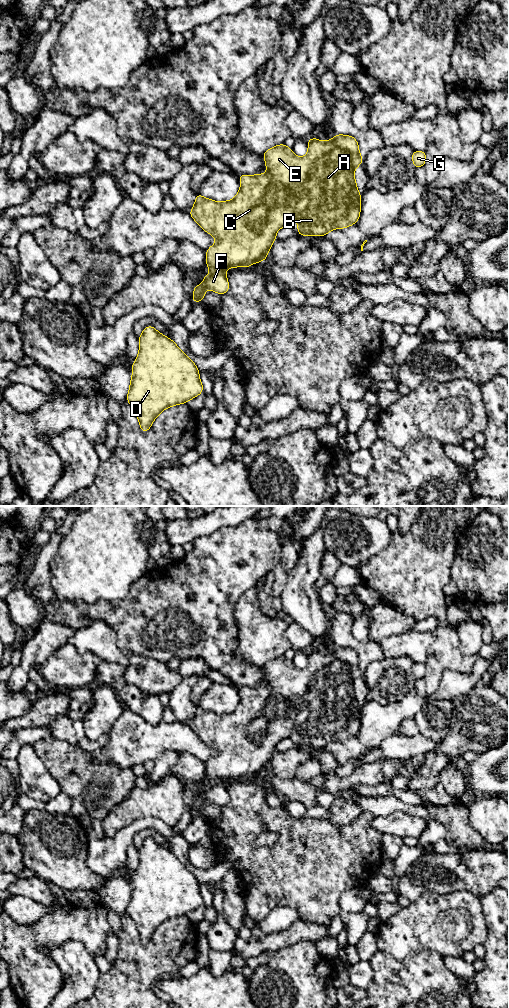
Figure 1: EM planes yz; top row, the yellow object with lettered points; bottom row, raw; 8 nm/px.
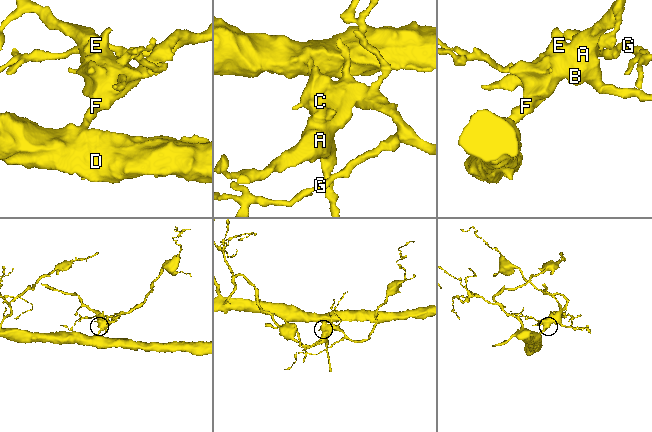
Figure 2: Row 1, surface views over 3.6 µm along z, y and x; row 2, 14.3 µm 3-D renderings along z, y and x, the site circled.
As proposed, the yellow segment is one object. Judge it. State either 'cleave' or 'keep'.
cleave

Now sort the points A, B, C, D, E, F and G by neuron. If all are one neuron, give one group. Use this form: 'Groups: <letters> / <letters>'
Groups: A B C E / D F G

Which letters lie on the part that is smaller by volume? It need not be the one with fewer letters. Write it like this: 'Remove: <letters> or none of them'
Remove: A, B, C, E

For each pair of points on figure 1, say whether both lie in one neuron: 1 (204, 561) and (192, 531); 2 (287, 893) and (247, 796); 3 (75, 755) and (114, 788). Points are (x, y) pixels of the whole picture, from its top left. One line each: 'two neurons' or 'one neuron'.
1: two neurons
2: one neuron
3: one neuron

